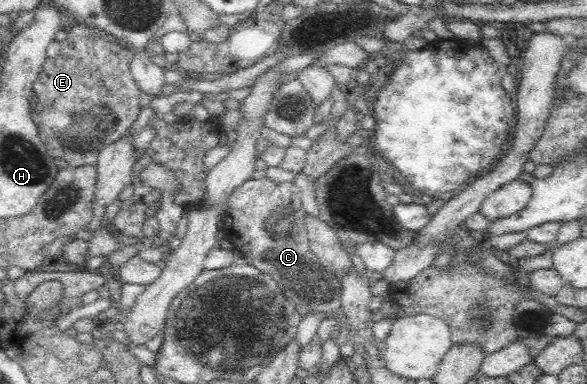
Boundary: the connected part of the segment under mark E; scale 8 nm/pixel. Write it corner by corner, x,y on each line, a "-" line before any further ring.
85,23
72,27
69,32
66,32
66,34
67,36
65,40
59,41
54,48
55,52
58,53
58,58
53,57
53,51
48,55
47,59
44,61
43,67
41,68
41,73
33,84
33,91
36,93
37,100
36,104
31,106
31,117
34,124
37,126
40,141
44,143
48,150
48,155
52,157
52,159
62,159
72,167
96,165
100,155
100,150
102,150
106,145
110,145
121,140
126,132
128,132
130,126
132,126
132,123
136,118
138,118
140,109
143,108
143,106
140,105
140,95
142,95
142,91
140,91
140,87
136,85
136,81
134,81
134,77
132,77
131,70
129,69
129,62
131,59
130,49
120,46
117,42
110,44
110,42
106,42
106,40
98,38
98,36
94,34
92,27

